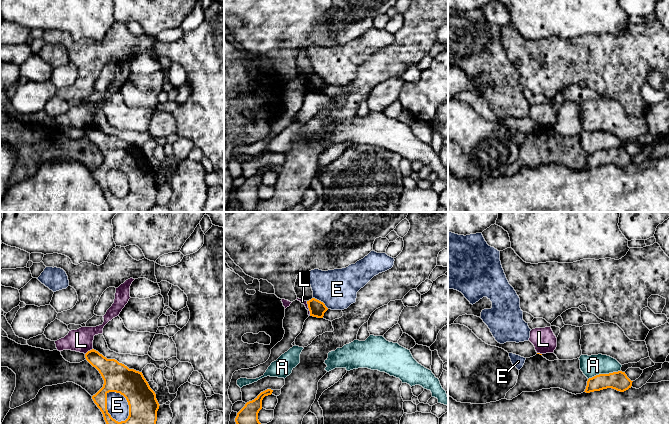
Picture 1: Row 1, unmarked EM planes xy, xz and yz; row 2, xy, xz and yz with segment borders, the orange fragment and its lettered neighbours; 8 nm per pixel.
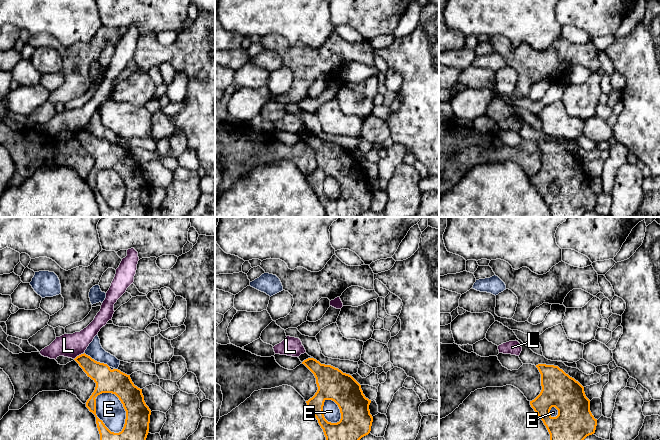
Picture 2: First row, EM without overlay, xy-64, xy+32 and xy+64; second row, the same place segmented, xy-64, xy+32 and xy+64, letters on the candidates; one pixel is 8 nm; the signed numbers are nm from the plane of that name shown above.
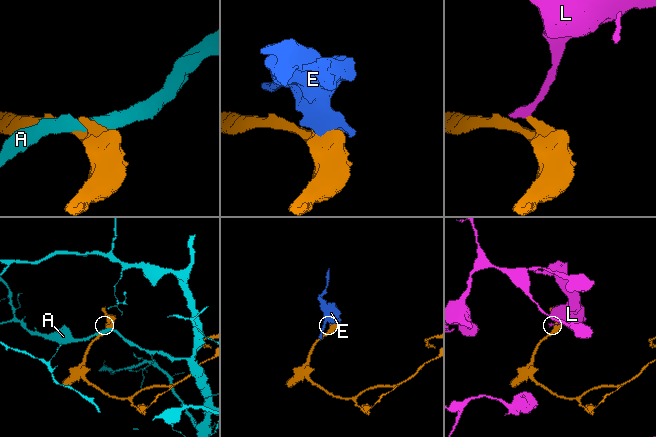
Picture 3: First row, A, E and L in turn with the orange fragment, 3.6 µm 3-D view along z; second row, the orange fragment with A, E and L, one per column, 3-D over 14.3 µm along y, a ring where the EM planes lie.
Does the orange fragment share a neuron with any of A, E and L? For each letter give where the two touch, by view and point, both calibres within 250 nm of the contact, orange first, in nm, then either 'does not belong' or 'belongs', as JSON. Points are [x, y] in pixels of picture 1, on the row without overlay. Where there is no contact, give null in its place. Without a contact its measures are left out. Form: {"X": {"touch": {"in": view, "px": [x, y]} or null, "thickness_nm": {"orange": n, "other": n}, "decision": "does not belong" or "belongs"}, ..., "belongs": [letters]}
{"A": {"touch": {"in": "yz", "px": [603, 150]}, "thickness_nm": {"orange": 150, "other": 170}, "decision": "does not belong"}, "E": {"touch": {"in": "xy", "px": [107, 187]}, "thickness_nm": {"orange": 240, "other": 170}, "decision": "does not belong"}, "L": {"touch": {"in": "xy", "px": [88, 127]}, "thickness_nm": {"orange": 180, "other": 190}, "decision": "does not belong"}, "belongs": []}

